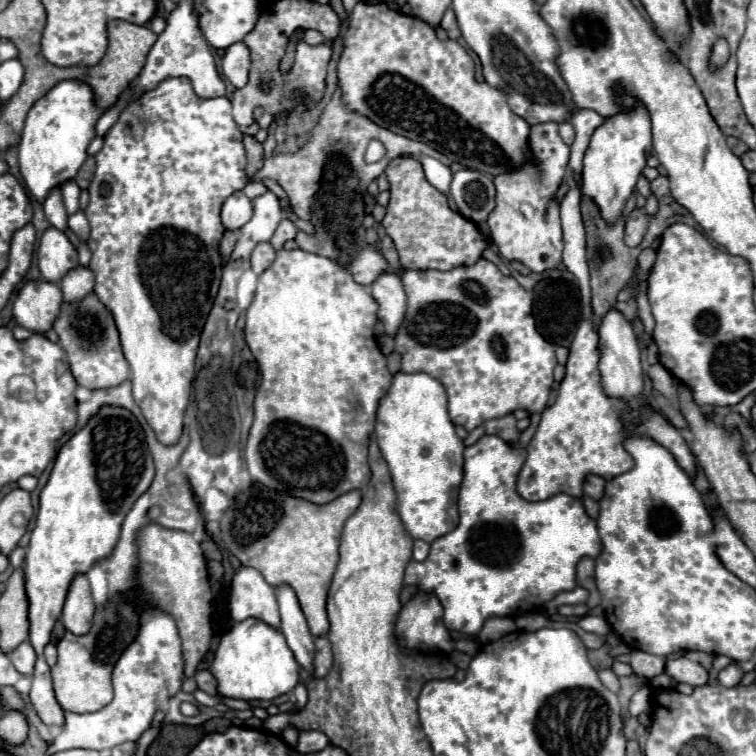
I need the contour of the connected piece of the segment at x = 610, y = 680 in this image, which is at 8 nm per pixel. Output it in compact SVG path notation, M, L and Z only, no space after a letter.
M599 669L599 679L601 679L601 683L607 687L607 689L611 689L613 693L617 693L619 691L619 677L613 673L613 669Z

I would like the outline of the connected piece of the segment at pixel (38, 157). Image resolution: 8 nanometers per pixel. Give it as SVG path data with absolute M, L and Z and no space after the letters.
M79 81L57 83L31 107L17 149L24 185L39 203L43 203L53 189L77 175L79 167L87 159L87 145L95 137L95 123L101 113L103 109L93 103L91 87Z

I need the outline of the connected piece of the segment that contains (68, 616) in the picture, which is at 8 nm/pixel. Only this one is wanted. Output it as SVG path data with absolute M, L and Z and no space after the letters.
M77 575L71 583L65 607L63 607L63 625L75 635L87 635L95 615L95 605L91 599L91 589L87 575Z

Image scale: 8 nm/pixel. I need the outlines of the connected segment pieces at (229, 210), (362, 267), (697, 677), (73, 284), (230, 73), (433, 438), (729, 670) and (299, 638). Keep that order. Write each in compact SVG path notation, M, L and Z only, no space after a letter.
M237 191L237 193L233 193L233 195L223 203L221 223L223 223L225 229L235 231L235 229L241 229L241 227L251 219L251 213L253 213L251 199L247 199L247 197L243 195L243 191Z
M369 247L359 251L357 259L353 259L353 263L349 265L349 273L361 285L371 285L375 277L379 277L379 273L385 273L387 269L389 269L387 259L379 251Z
M679 657L679 659L669 659L665 663L665 673L669 673L673 677L673 681L683 681L689 683L691 687L699 687L705 685L709 679L709 673L703 665L689 661L687 657Z
M77 267L69 271L61 281L59 289L63 293L63 301L81 301L95 287L95 277L87 267Z
M233 43L223 57L223 75L241 89L247 83L247 75L251 69L251 51L245 43Z
M397 373L393 377L393 383L387 391L387 395L381 399L379 411L377 411L377 425L375 425L375 437L381 449L381 455L385 457L393 487L397 493L397 513L403 521L403 527L413 539L423 539L427 543L435 541L437 537L449 533L459 523L457 513L457 491L463 481L463 441L455 433L455 425L451 423L447 415L447 395L439 381L429 377L427 373Z
M731 663L729 667L725 667L725 669L719 673L719 683L721 683L723 687L735 687L735 685L739 685L739 681L743 679L743 675L745 675L745 671L743 671L737 663Z
M281 585L275 591L277 591L277 601L279 601L279 611L281 611L281 631L287 639L287 645L293 651L297 663L307 673L313 675L315 643L313 643L313 635L307 629L307 621L299 607L299 601L293 589L287 585Z

